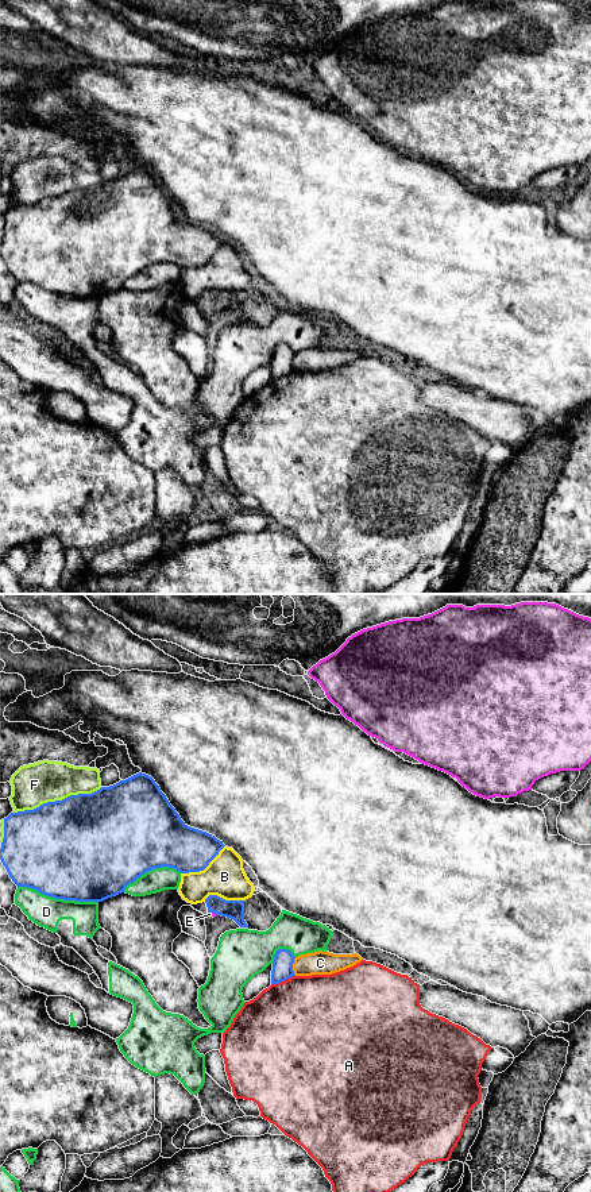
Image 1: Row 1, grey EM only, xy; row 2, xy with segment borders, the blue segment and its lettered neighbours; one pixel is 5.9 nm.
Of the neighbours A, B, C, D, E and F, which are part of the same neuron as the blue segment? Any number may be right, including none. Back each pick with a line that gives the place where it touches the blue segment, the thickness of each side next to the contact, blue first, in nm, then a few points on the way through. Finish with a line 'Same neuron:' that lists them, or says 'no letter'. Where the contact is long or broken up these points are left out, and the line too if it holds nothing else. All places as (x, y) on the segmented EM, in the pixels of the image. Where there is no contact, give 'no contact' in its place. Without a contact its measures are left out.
Same neuron: no letter

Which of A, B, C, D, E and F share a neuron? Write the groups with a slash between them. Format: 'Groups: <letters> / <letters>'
Groups: A / B / C D / E / F

